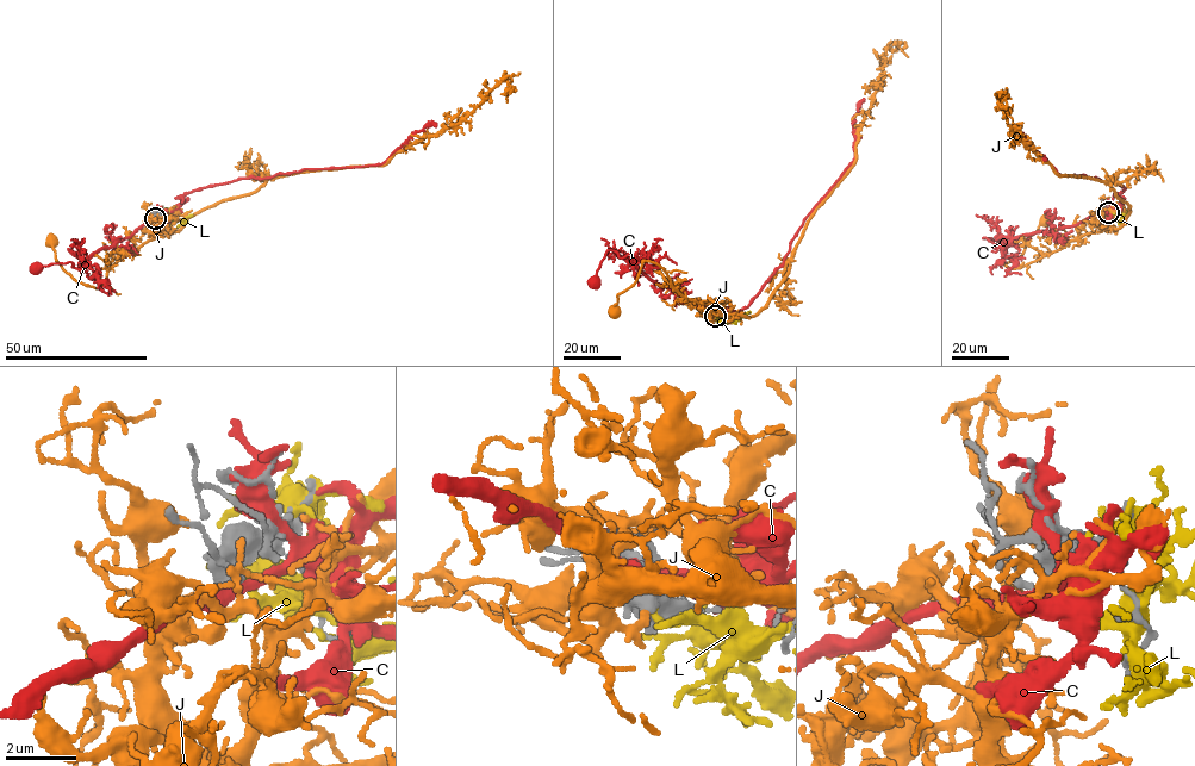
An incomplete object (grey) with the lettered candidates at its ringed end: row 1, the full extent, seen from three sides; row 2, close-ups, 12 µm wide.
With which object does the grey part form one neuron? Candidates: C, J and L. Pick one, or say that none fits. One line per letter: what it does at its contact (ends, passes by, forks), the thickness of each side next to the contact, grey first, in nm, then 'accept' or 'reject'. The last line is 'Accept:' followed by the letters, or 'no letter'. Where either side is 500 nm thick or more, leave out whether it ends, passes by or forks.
C: it passes by | 360/320 nm | reject
J: it ends | 380/280 nm | accept
L: 700/180 nm | reject
Accept: J

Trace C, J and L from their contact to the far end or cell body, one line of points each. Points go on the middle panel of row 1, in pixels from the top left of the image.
C: (715, 313), (649, 280), (634, 268), (629, 254), (621, 257), (608, 250), (595, 281)
J: (715, 316), (720, 313), (709, 304), (678, 293), (661, 268), (648, 261), (634, 284), (620, 293), (614, 309)
L: (715, 316), (740, 319), (745, 315), (746, 317)

